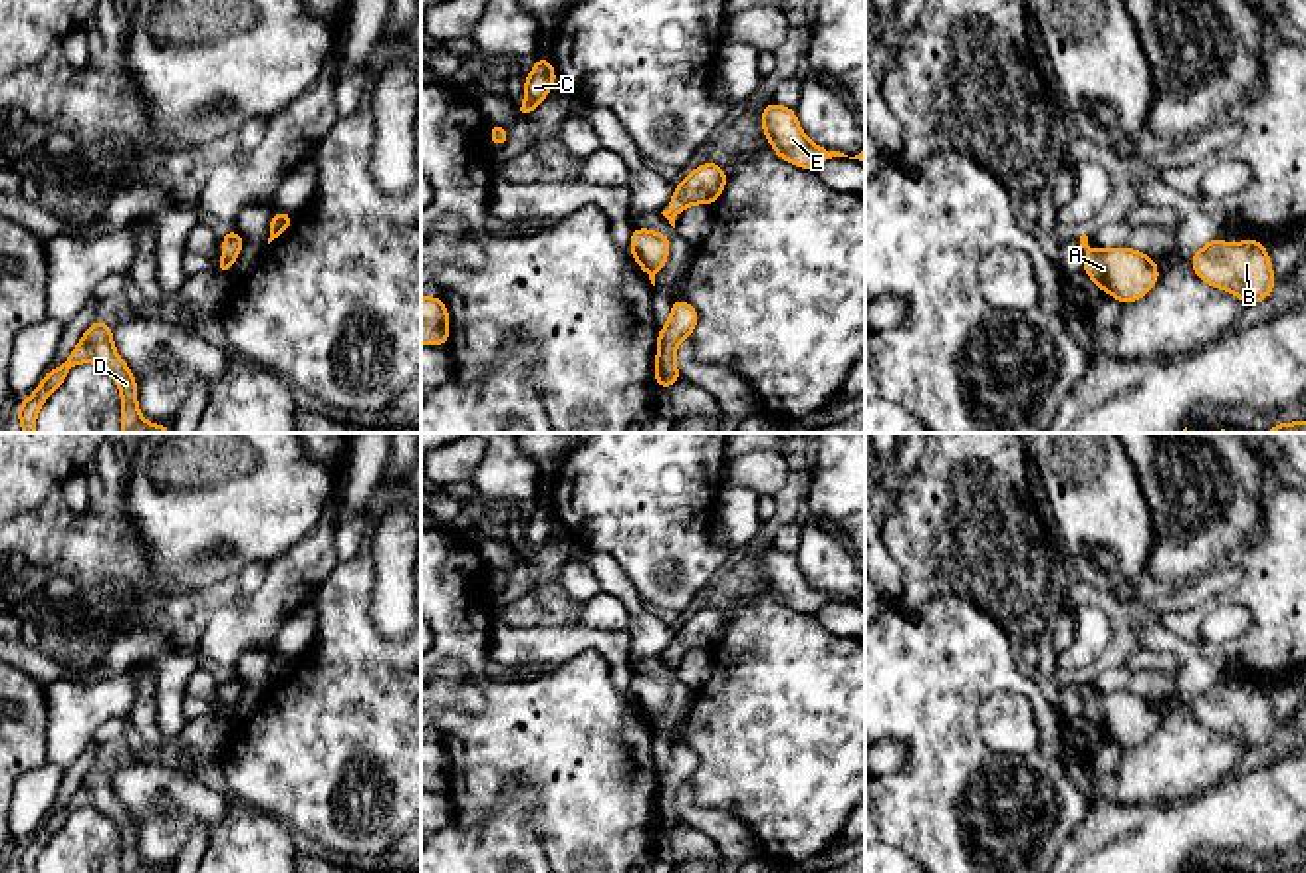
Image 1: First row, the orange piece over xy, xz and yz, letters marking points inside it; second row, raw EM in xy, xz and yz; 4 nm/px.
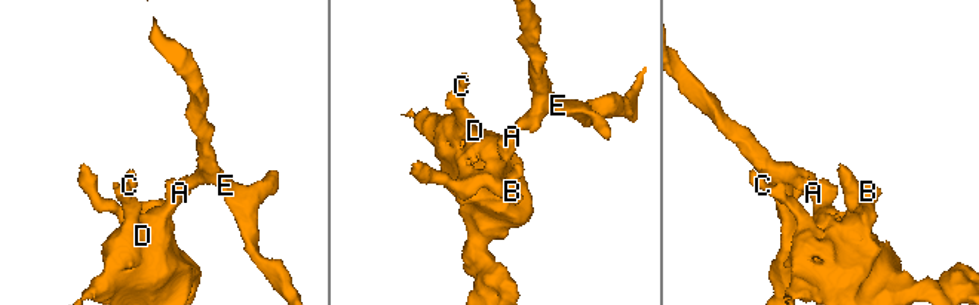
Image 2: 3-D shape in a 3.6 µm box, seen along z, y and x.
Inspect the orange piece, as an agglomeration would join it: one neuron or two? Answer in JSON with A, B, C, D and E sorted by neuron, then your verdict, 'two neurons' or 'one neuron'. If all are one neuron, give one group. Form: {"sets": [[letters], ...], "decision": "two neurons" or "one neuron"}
{"sets": [["A", "B", "C", "D", "E"]], "decision": "one neuron"}

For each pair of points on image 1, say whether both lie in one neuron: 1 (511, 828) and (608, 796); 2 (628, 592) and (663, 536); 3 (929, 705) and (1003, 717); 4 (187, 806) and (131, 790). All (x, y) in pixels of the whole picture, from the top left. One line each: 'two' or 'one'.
1: two
2: two
3: two
4: one

